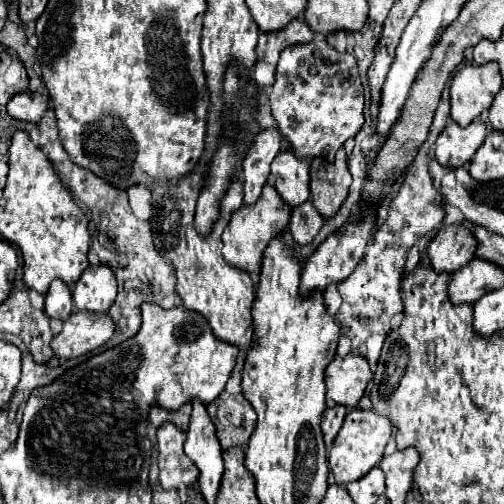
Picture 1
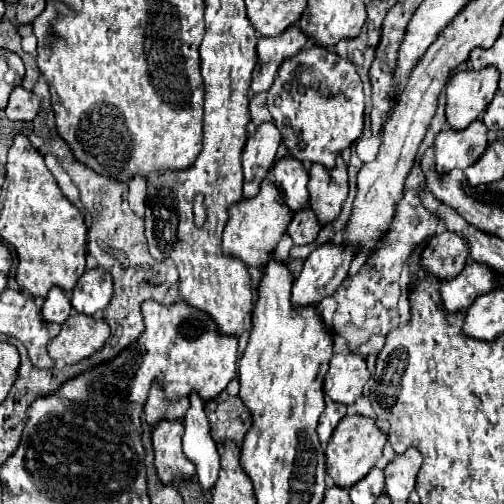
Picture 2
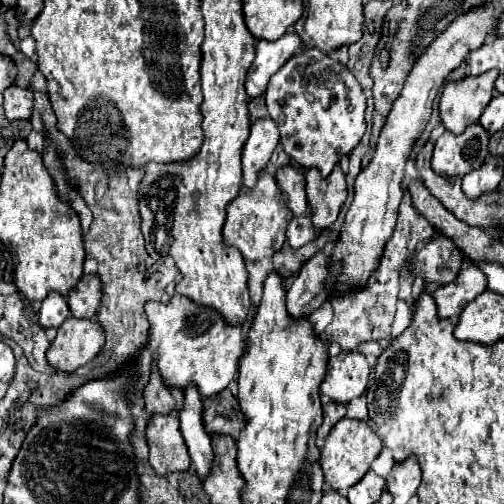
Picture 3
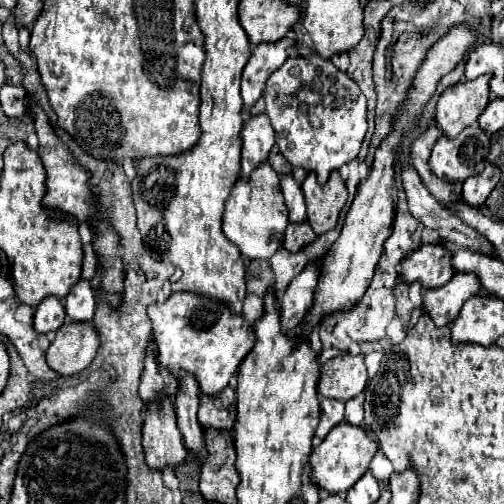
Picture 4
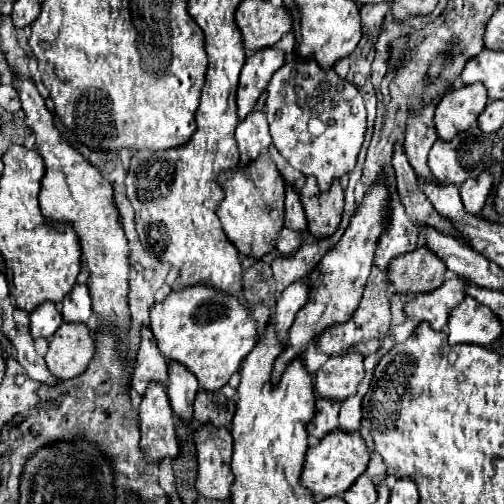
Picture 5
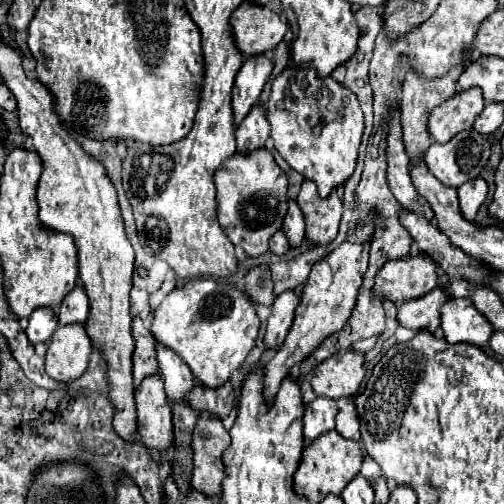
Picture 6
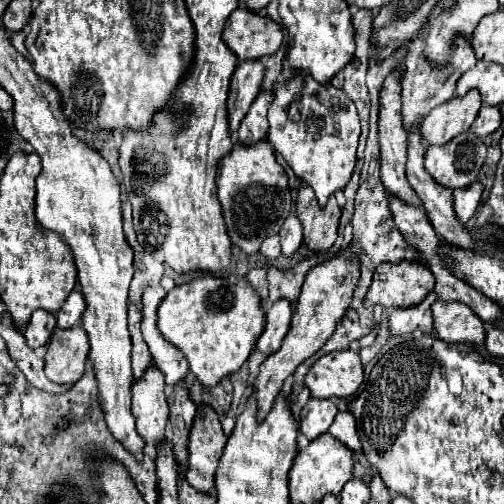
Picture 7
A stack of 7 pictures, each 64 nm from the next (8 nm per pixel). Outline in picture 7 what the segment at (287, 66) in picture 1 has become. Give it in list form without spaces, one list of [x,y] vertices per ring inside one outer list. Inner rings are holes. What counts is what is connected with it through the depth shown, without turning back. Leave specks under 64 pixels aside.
[[[298,74],[292,80],[280,82],[274,94],[276,98],[268,110],[270,130],[266,138],[274,146],[274,150],[282,154],[282,158],[288,162],[294,174],[316,192],[316,200],[322,208],[328,202],[328,198],[336,190],[342,190],[352,178],[352,172],[356,166],[356,146],[360,136],[360,118],[358,118],[356,106],[342,90],[332,88],[332,84],[322,86],[308,74]]]

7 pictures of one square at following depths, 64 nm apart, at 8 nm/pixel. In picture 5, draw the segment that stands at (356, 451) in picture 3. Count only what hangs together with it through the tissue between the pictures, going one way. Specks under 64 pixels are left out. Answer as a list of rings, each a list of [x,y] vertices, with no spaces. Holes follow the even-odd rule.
[[[342,430],[336,432],[328,432],[328,436],[324,436],[316,446],[310,446],[304,458],[304,468],[300,474],[300,482],[306,490],[310,490],[316,498],[318,496],[342,496],[352,484],[354,480],[366,470],[370,458],[370,450],[366,446],[366,442],[362,440],[360,432],[352,432],[346,434]]]

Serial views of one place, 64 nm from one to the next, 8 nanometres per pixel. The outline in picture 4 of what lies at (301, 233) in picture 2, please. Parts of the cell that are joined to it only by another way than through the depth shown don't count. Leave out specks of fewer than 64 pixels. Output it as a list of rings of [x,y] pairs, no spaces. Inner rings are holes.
[[[304,222],[304,224],[288,224],[286,232],[284,232],[284,240],[282,240],[282,246],[290,252],[298,252],[302,250],[308,242],[312,242],[316,238],[316,234],[312,232],[310,224]]]

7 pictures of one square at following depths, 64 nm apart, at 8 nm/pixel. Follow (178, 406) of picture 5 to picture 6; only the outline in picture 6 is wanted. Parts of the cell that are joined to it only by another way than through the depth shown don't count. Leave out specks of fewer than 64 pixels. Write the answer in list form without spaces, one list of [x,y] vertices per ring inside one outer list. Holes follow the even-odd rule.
[[[156,342],[156,360],[160,374],[164,378],[164,388],[168,398],[172,398],[174,402],[184,400],[188,396],[188,390],[194,388],[194,376],[190,368],[184,364],[180,356],[176,356],[176,352],[168,350],[158,342]]]

